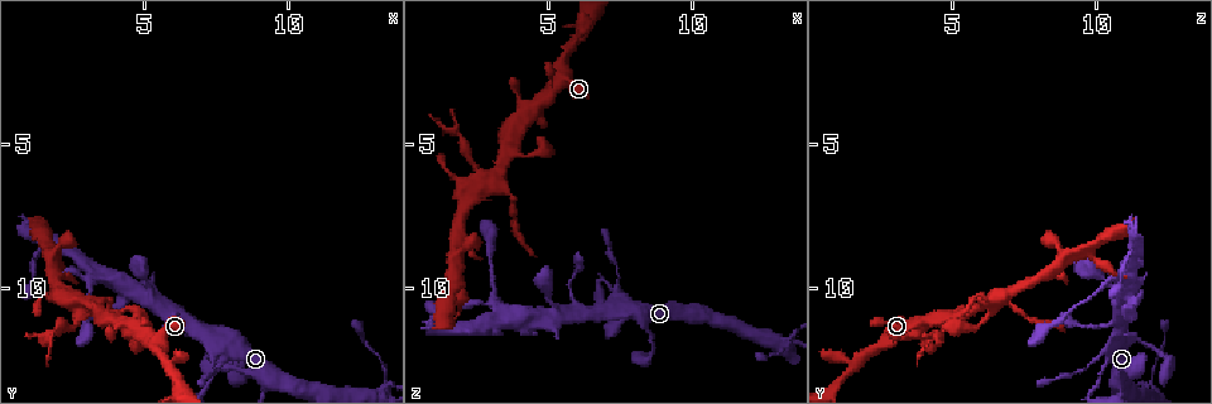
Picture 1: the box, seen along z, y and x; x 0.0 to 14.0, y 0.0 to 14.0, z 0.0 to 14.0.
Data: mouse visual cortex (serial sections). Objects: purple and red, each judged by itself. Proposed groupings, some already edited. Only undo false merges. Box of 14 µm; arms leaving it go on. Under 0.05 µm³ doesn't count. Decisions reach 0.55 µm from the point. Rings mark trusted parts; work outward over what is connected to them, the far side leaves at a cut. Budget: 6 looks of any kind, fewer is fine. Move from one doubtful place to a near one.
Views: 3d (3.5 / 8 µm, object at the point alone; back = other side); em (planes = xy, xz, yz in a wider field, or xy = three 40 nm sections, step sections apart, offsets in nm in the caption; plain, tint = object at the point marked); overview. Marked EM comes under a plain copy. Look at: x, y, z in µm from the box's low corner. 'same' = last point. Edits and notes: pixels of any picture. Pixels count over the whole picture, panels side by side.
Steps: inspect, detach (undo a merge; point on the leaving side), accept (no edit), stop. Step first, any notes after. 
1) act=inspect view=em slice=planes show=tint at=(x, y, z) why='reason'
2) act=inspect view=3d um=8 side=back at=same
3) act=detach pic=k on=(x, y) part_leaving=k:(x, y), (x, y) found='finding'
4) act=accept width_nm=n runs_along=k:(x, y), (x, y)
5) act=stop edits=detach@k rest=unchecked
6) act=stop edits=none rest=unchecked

act=inspect view=3d um=3.5 side=back at=(5.1, 11.5, 3.3) why='branch point'

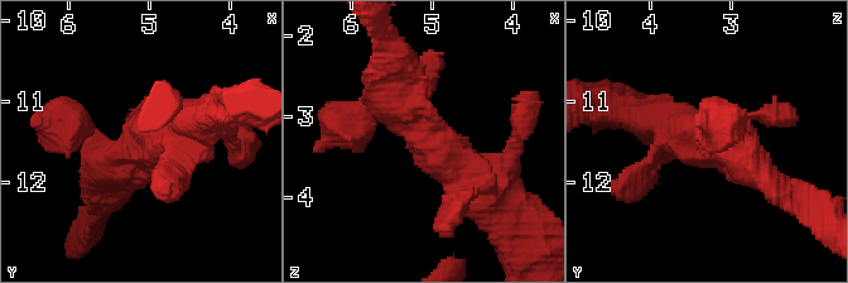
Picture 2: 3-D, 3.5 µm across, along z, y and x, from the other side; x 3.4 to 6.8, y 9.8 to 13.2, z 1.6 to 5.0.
act=inspect view=em slice=xy step=2 show=tint at=(5.10, 11.55, 3.25)

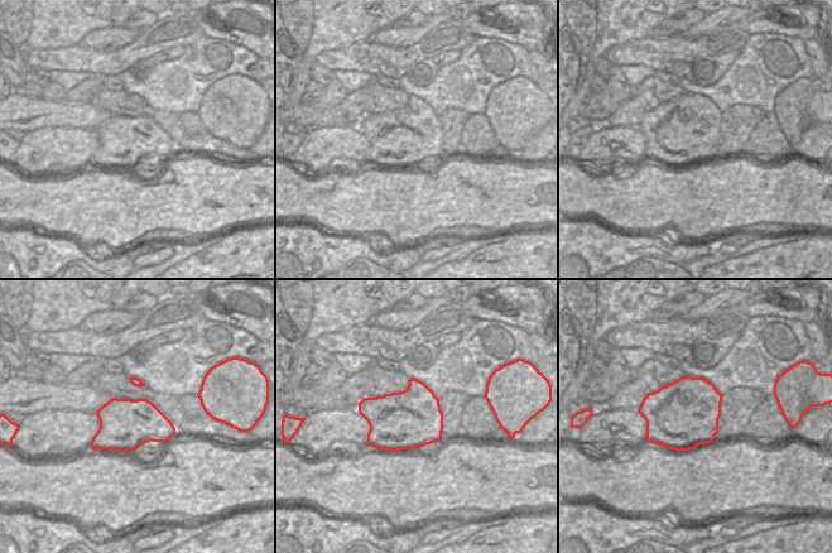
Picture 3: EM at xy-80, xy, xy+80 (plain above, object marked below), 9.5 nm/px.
act=accept found='all the same cell'

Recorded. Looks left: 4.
act=inspect view=3d um=3.5 at=(7.8, 12.6, 10.3) why='calibre changes'

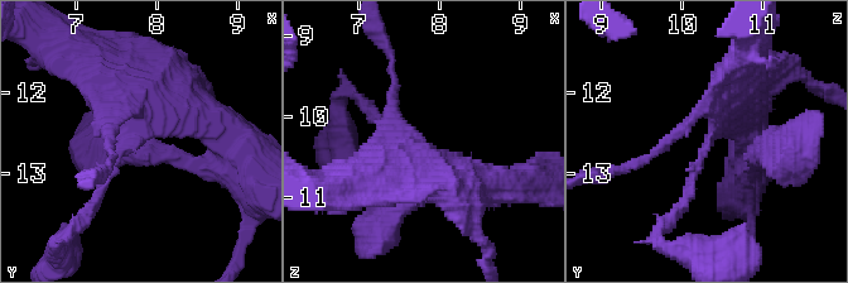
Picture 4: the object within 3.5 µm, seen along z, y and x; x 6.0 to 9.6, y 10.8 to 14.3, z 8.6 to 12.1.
act=inspect view=em slice=xy step=1 show=tint at=(7.70, 12.55, 10.35) why='need the tissue'

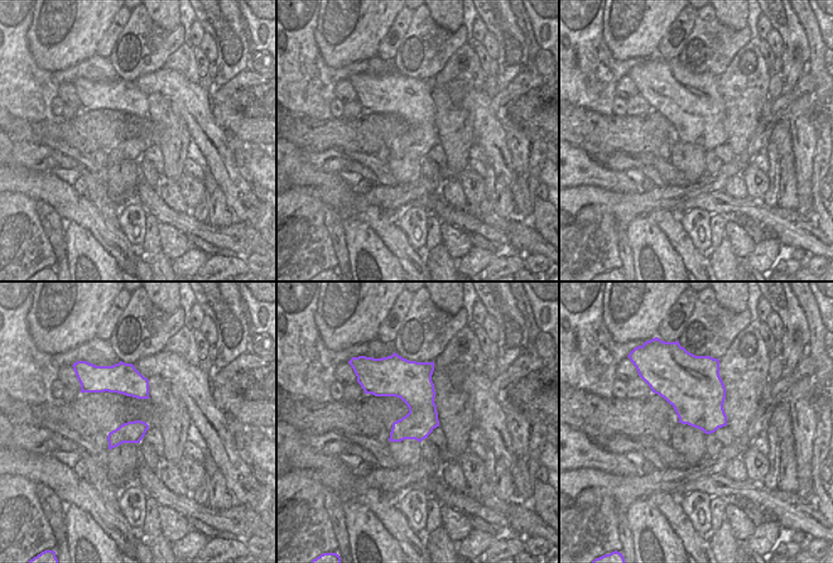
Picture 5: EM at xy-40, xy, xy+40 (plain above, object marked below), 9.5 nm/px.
act=inspect view=em slice=planes show=tint at=same

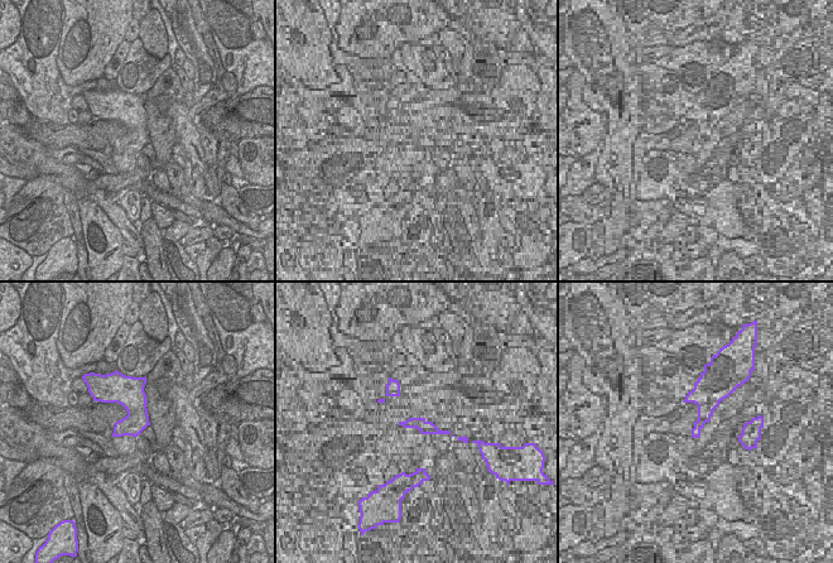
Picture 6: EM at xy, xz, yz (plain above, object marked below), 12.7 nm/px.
act=accept runs_along=4:(183, 95), (141, 118), (95, 204) found='one cell here'

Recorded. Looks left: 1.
act=stop edits=none rest=unchecked

